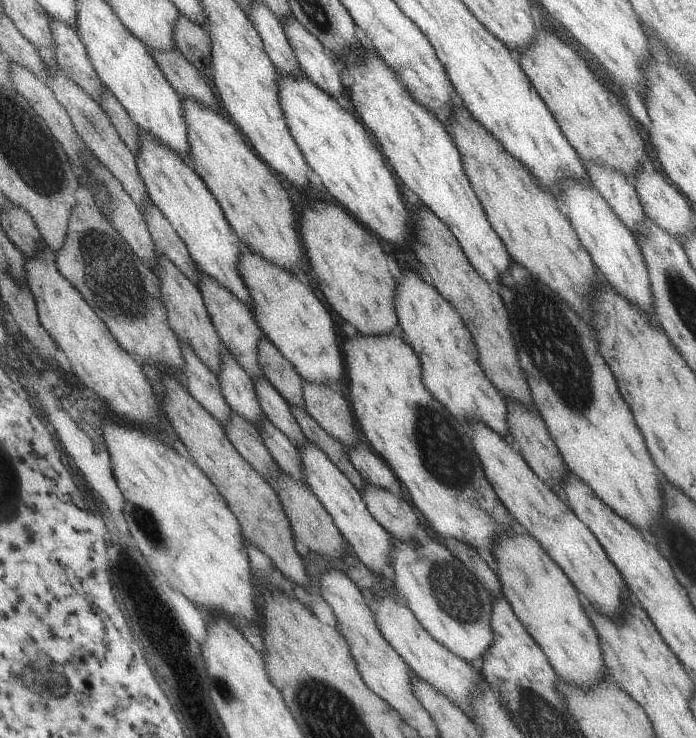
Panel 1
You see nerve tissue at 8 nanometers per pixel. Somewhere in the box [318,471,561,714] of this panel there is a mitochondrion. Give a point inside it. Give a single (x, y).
(456, 597)

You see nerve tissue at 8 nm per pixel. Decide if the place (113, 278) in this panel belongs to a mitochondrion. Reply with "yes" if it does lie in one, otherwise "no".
yes

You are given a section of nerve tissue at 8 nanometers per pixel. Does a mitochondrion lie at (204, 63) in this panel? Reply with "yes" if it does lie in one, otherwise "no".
no

